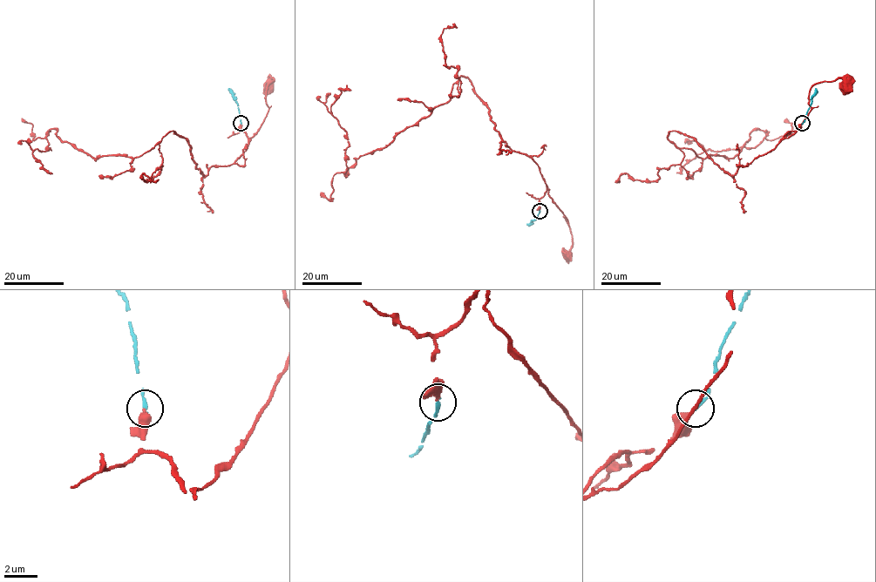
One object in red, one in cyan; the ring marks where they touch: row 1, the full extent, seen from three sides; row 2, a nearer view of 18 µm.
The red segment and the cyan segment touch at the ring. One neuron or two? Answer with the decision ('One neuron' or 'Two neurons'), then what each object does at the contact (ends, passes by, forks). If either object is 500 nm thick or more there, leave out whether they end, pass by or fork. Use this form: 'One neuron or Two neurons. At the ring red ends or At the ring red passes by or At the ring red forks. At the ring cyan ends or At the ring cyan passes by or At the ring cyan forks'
One neuron. At the ring red ends. At the ring cyan ends

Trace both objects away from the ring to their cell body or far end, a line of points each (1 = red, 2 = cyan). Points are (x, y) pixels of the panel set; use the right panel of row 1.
1: (802, 124), (783, 139), (797, 131), (811, 110), (808, 93), (814, 84), (839, 78), (845, 88)
2: (802, 124), (817, 88)

